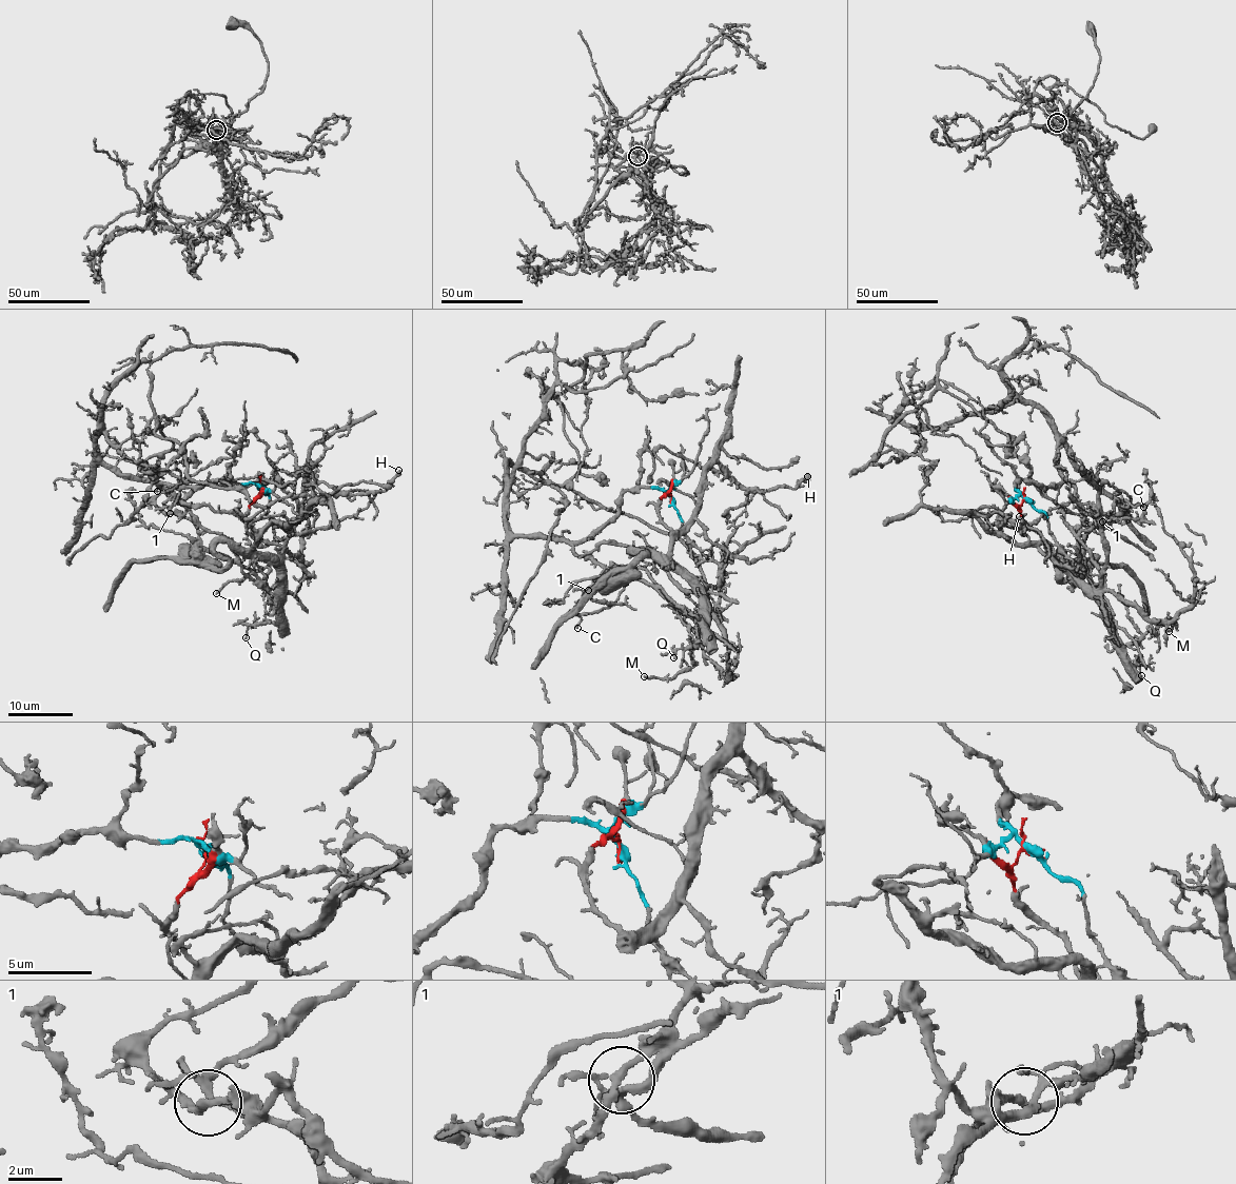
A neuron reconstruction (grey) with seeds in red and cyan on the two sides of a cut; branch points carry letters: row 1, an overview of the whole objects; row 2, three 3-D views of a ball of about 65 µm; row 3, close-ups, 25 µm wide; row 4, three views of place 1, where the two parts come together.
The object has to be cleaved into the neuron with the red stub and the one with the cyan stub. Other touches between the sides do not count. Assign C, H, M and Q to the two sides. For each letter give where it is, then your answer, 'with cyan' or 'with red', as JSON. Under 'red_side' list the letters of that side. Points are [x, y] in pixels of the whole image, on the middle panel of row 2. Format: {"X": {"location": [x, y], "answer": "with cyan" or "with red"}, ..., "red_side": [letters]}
{"C": {"location": [577, 628], "answer": "with cyan"}, "H": {"location": [807, 476], "answer": "with red"}, "M": {"location": [644, 676], "answer": "with red"}, "Q": {"location": [673, 657], "answer": "with red"}, "red_side": ["H", "M", "Q"]}

